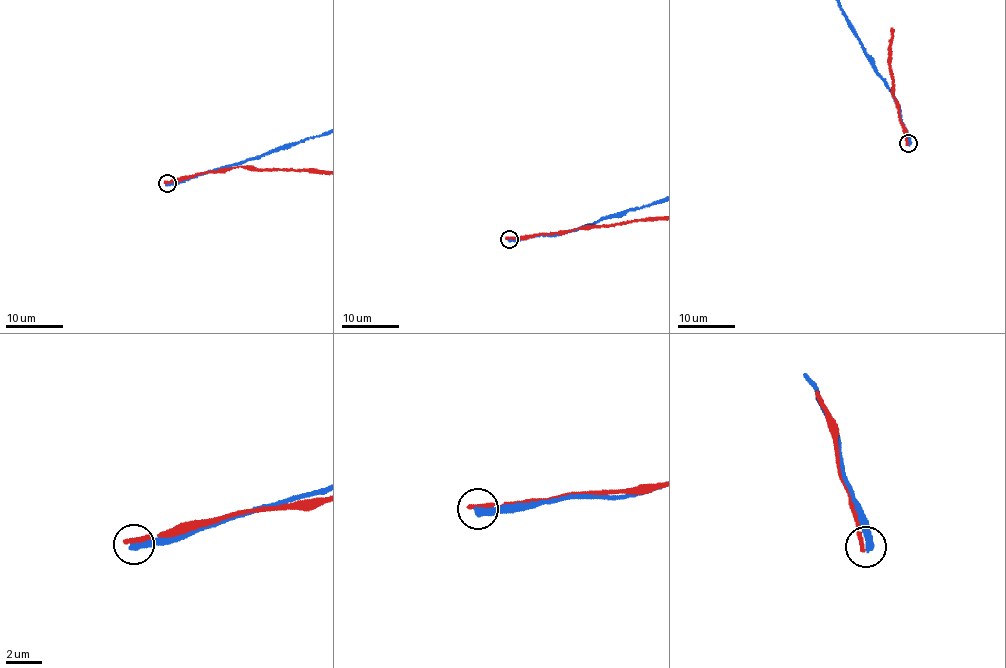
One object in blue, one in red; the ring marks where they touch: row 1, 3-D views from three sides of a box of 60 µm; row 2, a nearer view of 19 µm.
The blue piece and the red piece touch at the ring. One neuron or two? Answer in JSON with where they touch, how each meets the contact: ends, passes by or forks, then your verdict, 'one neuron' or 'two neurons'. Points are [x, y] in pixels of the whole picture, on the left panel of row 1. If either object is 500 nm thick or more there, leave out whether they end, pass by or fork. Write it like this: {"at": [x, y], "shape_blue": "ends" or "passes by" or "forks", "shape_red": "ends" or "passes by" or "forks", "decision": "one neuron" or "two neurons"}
{"at": [167, 183], "shape_blue": "ends", "shape_red": "ends", "decision": "two neurons"}

